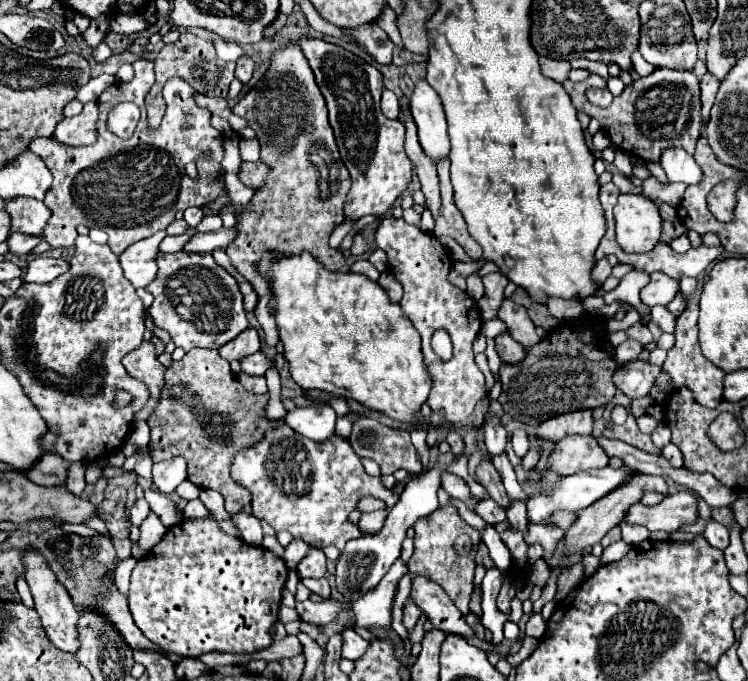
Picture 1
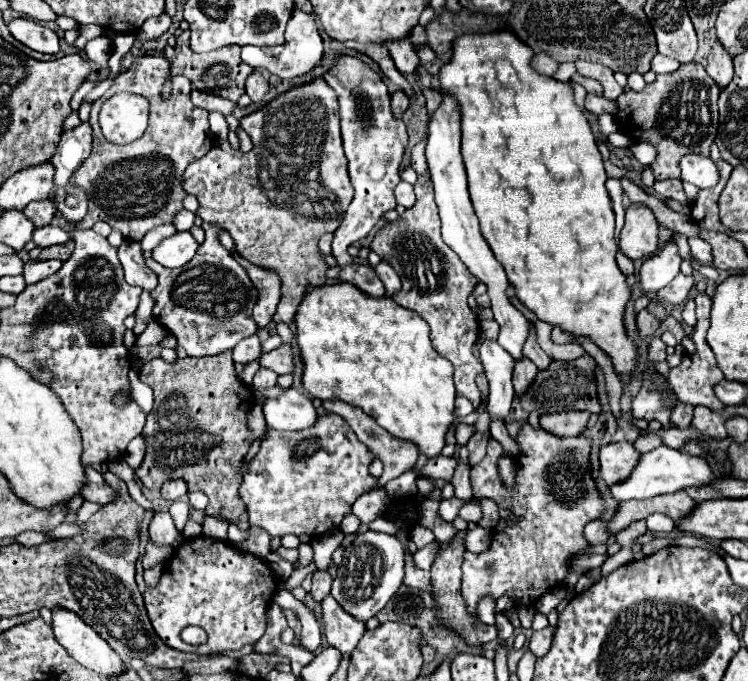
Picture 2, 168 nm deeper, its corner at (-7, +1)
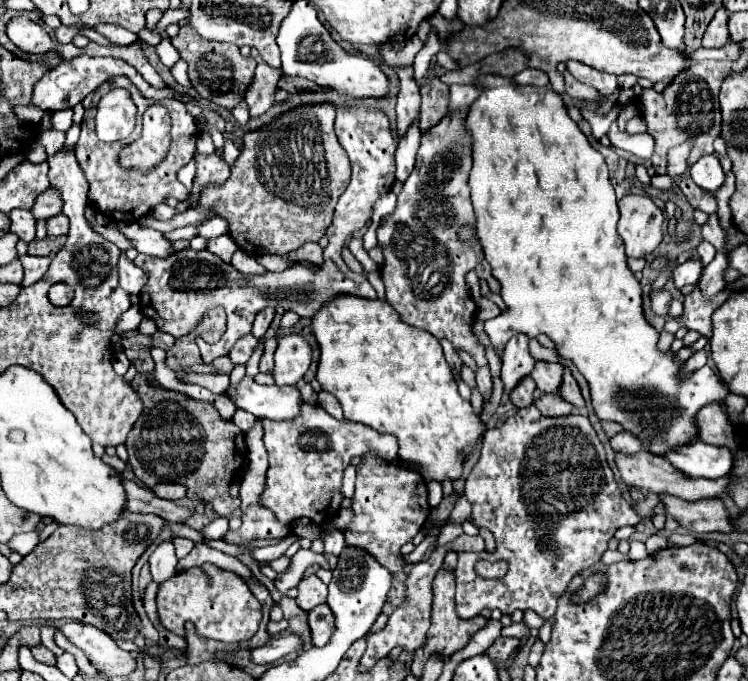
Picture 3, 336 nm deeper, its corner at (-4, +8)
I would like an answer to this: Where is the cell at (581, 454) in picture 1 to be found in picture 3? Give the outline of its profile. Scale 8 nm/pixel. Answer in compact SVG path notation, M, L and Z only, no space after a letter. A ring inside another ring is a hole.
M646 449L638 451L634 455L626 455L626 453L616 451L614 461L616 461L620 477L626 485L648 489L652 493L670 493L680 499L696 501L696 499L704 499L704 497L718 497L720 493L726 493L726 487L728 487L728 477L720 477L716 481L712 481L712 479L684 479L684 475L678 475L678 471L664 457L654 455Z

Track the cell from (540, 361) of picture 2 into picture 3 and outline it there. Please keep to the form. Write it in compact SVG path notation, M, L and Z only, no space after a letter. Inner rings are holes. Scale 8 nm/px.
M536 361L532 371L536 387L544 393L556 393L556 387L560 387L560 375L562 375L562 365L548 361Z

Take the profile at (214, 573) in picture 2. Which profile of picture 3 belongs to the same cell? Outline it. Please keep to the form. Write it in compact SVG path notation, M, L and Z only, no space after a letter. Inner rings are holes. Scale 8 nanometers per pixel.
M204 563L202 567L192 567L188 571L176 573L170 579L162 581L158 587L156 605L158 605L160 623L170 633L186 637L184 623L192 621L196 627L196 633L200 637L218 639L224 643L248 641L258 631L260 619L262 619L260 603L252 595L250 587L244 583L244 579L240 575L220 569L212 563ZM202 573L212 577L212 585L206 583Z

